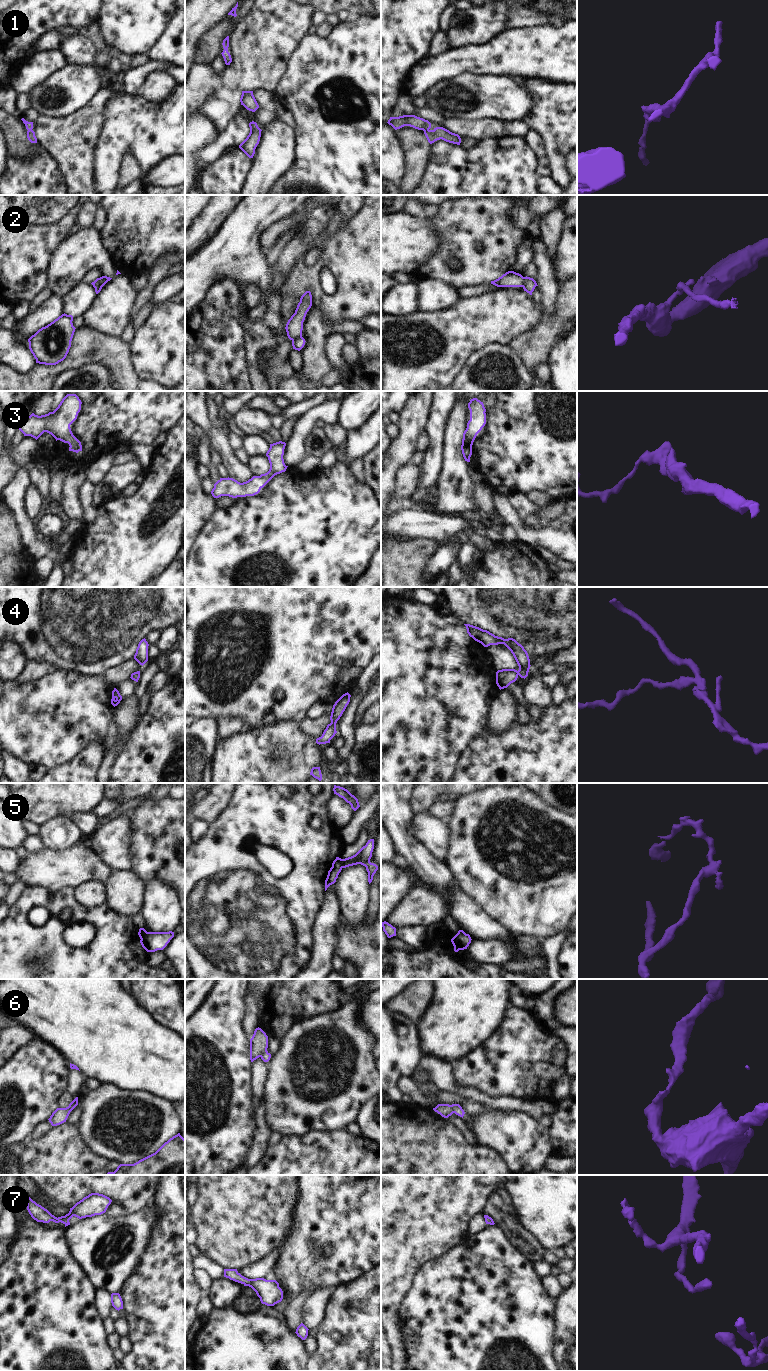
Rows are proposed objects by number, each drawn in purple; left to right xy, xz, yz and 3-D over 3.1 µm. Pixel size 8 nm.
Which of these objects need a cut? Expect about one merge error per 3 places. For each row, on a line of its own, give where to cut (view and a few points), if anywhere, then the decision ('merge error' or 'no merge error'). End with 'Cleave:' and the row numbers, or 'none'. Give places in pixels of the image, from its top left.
1: no cut; no merge error
2: cut in xy along (101, 277), (100, 283), (95, 288); merge error
3: no cut; no merge error
4: no cut; no merge error
5: cut in xz along (340, 859), (342, 867); merge error
6: cut in xz along (266, 1049), (260, 1056); merge error
7: no cut; no merge error
Cleave: 2, 5, 6

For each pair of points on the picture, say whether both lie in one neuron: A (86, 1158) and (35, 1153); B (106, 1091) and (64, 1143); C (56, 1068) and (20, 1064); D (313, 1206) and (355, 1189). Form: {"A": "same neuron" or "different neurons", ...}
{"A": "same neuron", "B": "different neurons", "C": "same neuron", "D": "same neuron"}

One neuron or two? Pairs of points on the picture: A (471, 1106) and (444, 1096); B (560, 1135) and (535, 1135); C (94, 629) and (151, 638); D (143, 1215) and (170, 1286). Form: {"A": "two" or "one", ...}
{"A": "one", "B": "two", "C": "two", "D": "two"}

